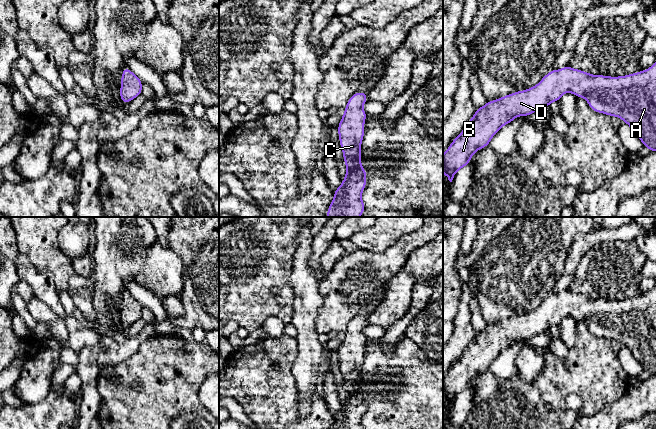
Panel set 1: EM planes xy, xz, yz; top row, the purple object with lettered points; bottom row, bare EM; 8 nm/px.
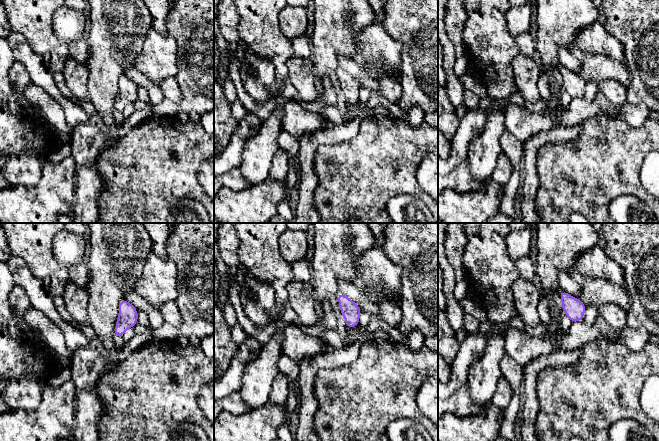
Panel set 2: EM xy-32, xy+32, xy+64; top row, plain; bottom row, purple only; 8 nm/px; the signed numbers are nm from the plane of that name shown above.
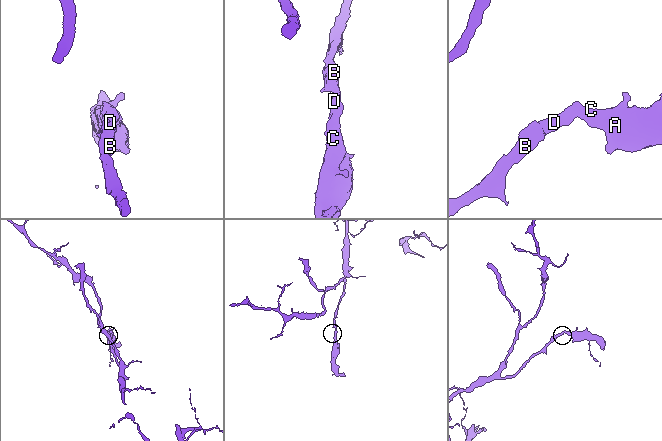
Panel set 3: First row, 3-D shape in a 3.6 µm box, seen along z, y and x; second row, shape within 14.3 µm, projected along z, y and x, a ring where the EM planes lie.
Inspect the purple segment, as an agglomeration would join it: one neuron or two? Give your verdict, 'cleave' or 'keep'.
keep

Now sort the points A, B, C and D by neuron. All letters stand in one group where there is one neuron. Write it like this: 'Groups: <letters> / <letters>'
Groups: A B C D

